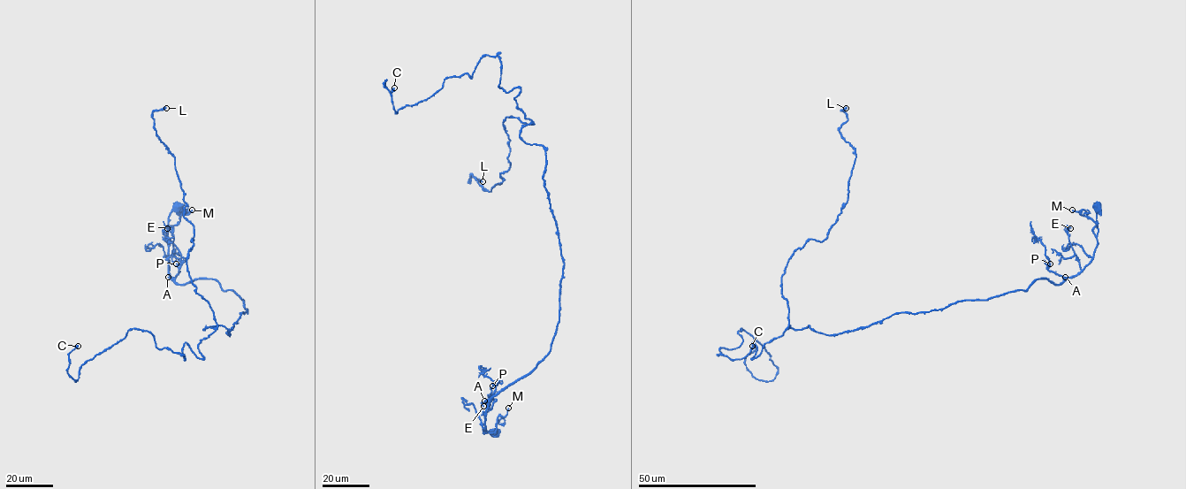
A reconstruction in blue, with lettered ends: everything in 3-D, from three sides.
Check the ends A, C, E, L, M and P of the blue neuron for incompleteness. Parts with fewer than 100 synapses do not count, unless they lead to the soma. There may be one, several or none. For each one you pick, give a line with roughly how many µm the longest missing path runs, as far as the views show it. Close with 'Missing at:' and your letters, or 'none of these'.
Missing at: none of these

